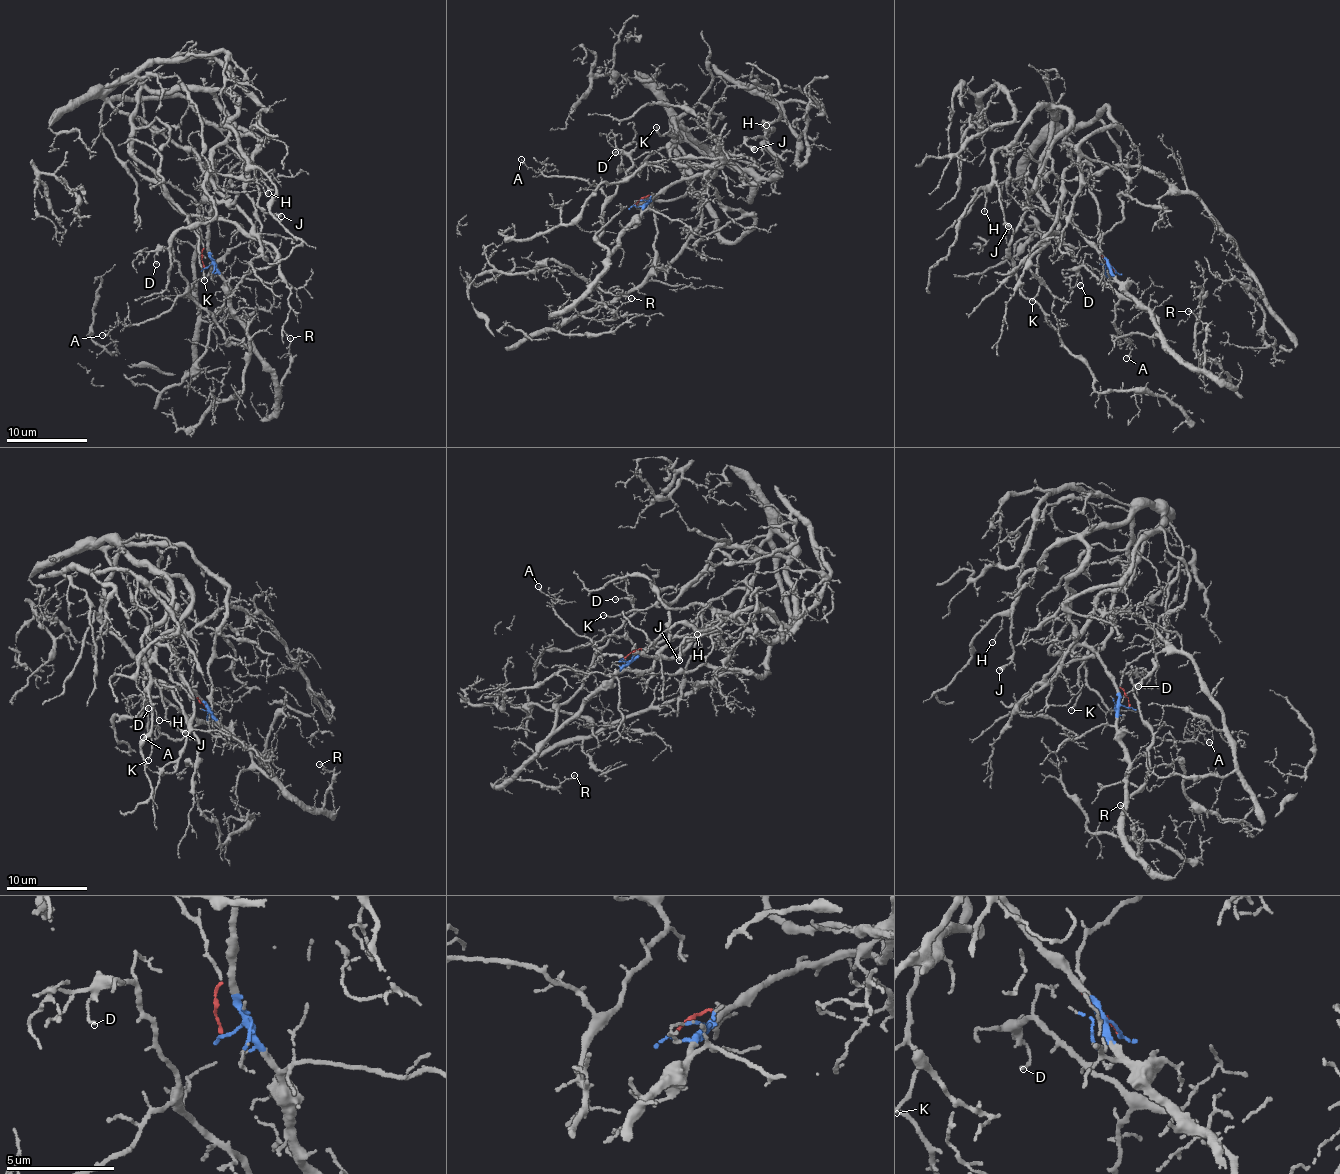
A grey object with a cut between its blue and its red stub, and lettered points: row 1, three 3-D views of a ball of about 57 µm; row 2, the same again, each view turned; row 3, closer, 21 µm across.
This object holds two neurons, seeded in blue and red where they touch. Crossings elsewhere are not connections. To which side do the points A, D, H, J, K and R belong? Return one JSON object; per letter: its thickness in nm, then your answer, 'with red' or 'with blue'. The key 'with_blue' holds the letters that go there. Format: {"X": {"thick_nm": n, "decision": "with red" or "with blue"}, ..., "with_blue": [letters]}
{"A": {"thick_nm": 150, "decision": "with blue"}, "D": {"thick_nm": 120, "decision": "with blue"}, "H": {"thick_nm": 110, "decision": "with red"}, "J": {"thick_nm": 320, "decision": "with red"}, "K": {"thick_nm": 130, "decision": "with red"}, "R": {"thick_nm": 130, "decision": "with blue"}, "with_blue": ["A", "D", "R"]}

